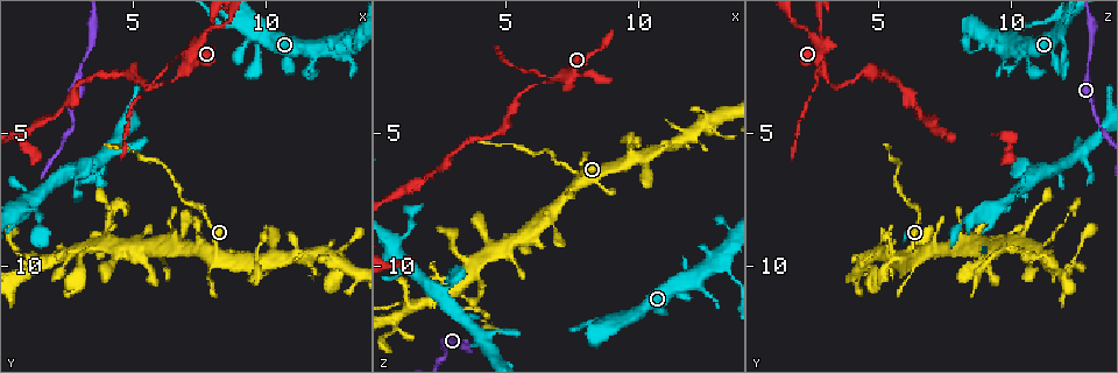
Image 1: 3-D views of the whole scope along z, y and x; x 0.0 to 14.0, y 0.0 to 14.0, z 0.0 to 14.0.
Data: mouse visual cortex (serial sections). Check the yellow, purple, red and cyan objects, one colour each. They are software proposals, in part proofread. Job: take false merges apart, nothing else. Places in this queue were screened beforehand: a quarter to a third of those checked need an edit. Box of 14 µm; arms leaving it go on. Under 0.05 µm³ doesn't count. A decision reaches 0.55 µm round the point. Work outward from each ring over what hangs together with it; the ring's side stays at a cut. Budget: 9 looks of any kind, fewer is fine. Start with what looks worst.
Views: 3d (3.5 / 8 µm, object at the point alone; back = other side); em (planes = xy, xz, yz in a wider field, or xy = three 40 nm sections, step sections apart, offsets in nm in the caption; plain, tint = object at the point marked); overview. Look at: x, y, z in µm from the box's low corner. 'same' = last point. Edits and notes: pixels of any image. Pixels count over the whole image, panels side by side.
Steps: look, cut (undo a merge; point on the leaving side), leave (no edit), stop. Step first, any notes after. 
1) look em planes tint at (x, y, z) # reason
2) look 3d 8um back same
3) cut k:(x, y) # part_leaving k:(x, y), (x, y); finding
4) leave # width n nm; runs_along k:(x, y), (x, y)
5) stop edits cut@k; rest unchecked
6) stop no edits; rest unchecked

look 3d 8um at (7.6, 7.8, 6.5) # sharp bend

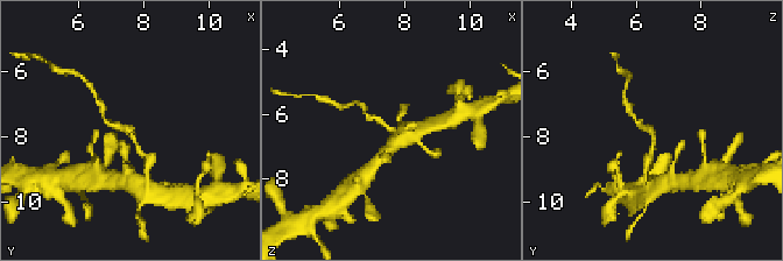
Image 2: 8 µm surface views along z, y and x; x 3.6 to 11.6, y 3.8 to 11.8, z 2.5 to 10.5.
look em xy step 1 tint at (7.6, 7.8, 6.6) # arm_widths 150, 200 nm

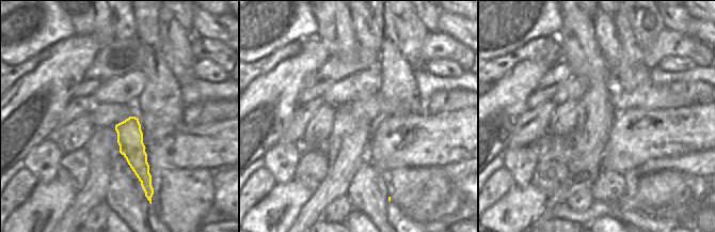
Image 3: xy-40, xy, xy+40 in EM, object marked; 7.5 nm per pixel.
leave # runs_along 3:(131, 119), (131, 148), (146, 185); continuous, no second cell

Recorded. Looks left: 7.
look 3d 8um at (6.8, 2.1, 2.9) # small branch off a trunk

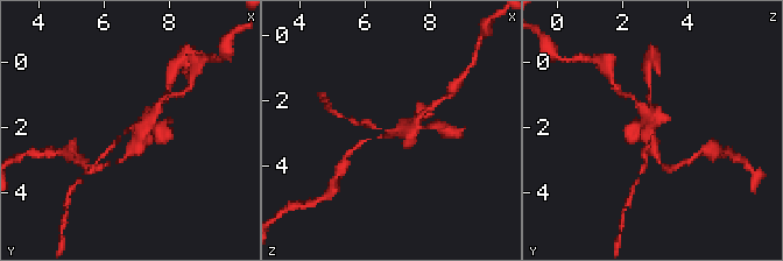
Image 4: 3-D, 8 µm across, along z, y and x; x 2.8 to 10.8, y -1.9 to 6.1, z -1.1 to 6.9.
look em xy step 2 tint at (6.7, 2.1, 3.0)

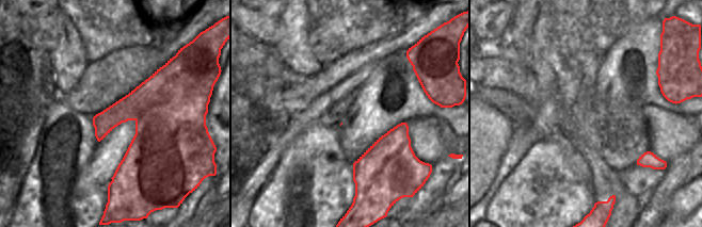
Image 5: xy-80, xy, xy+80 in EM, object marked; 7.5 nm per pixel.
cut 4:(367, 122) # arm_widths 150, 200, 350 nm; two cells meet here

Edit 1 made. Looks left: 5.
look overview

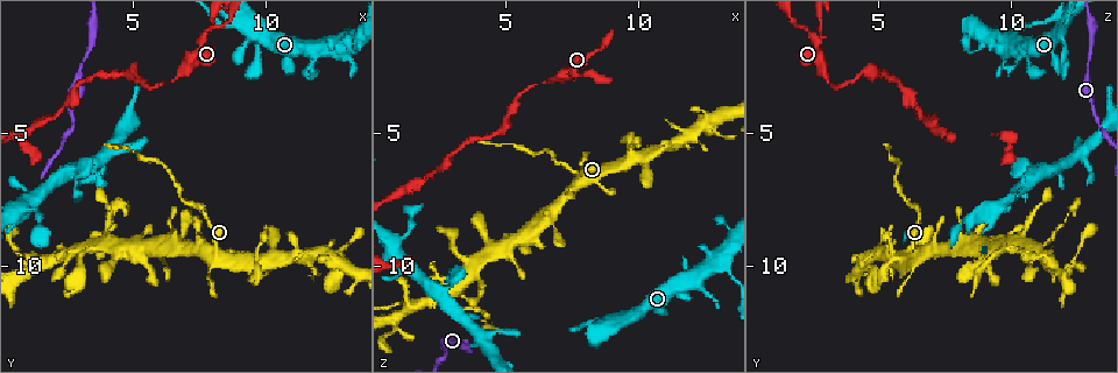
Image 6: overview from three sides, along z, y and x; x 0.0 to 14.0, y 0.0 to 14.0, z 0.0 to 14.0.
look 3d 3.5um back at (3.2, 2.3, 12.9) # a narrow waist

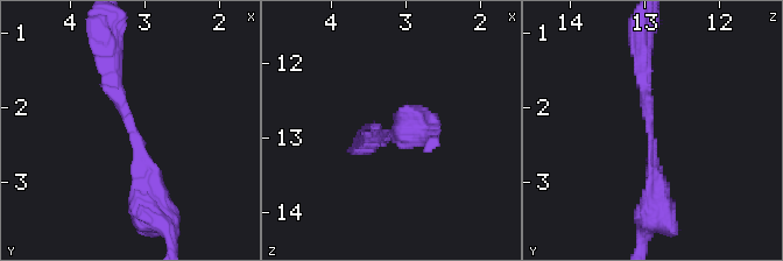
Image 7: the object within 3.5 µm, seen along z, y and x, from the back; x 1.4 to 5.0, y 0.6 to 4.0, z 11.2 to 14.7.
look em planes tint at (3.15, 2.30, 12.95) # arm_widths 200, 250 nm; now the EM

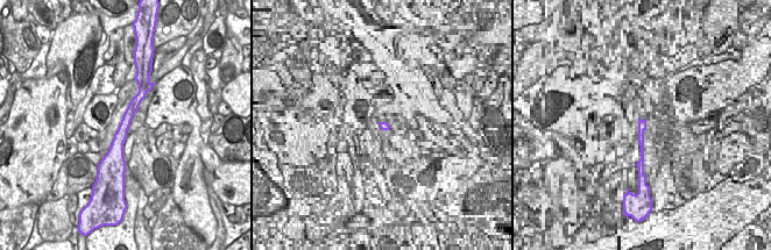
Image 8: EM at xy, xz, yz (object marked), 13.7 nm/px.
look em xy step 3 tint same # another direction

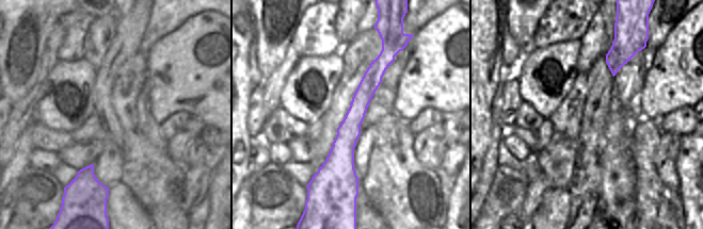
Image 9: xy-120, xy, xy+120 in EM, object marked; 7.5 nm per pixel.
leave # runs_along 7:(152, 211), (148, 164), (113, 61); one cell here

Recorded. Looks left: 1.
stop edits cut@4; rest unchecked

